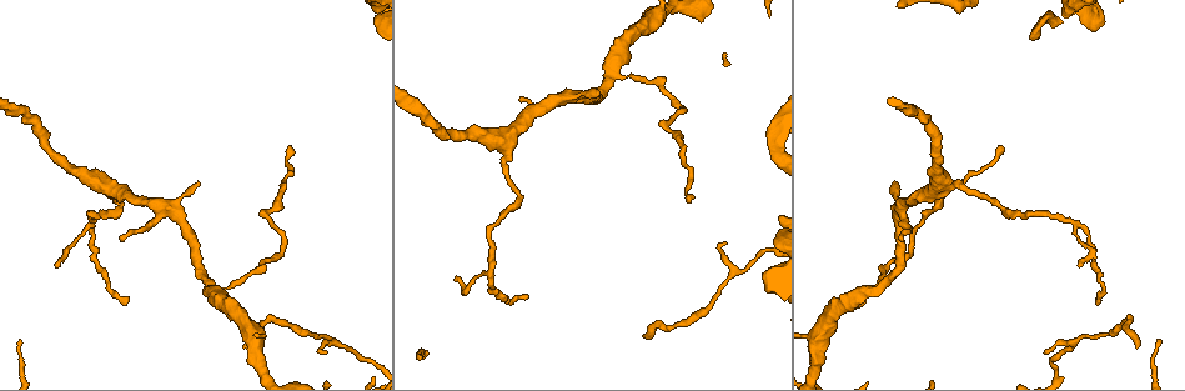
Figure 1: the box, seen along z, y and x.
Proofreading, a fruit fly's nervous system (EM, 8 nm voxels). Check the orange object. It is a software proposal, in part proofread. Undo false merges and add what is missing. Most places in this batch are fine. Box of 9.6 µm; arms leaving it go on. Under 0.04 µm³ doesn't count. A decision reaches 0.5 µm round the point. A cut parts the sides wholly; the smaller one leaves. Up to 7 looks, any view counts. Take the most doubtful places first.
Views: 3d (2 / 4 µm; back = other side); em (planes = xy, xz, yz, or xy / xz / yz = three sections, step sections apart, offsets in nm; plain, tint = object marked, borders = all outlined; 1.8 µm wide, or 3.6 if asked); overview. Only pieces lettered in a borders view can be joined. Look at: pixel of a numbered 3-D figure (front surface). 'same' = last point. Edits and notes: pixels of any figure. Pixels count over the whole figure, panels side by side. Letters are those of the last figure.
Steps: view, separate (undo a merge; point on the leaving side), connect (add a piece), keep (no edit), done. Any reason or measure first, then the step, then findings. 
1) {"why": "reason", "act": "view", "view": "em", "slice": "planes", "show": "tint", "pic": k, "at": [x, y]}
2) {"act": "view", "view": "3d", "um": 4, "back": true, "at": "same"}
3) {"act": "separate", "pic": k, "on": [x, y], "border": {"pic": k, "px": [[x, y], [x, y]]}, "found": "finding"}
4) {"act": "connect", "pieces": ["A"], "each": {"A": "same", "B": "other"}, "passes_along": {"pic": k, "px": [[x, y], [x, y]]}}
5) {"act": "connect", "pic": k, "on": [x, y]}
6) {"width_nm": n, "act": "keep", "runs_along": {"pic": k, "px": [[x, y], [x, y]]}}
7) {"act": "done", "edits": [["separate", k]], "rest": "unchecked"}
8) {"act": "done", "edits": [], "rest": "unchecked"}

{"act": "view", "view": "em", "slice": "planes", "show": "borders", "pic": 1, "at": [945, 187]}

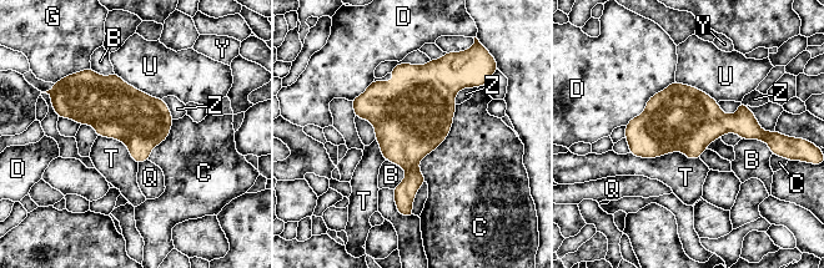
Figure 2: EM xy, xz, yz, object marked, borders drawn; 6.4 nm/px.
{"longest_contact_nm": ["C", 550], "act": "keep", "each": {"B": "other", "C": "other", "D": "other", "G": "other", "Q": "other", "T": "other", "U": "other", "Y": "other", "Z": "other"}, "found": "continuous, no second neuron"}

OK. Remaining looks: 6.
{"why": "thin end", "act": "view", "view": "3d", "um": 2, "pic": 1, "at": [288, 145]}

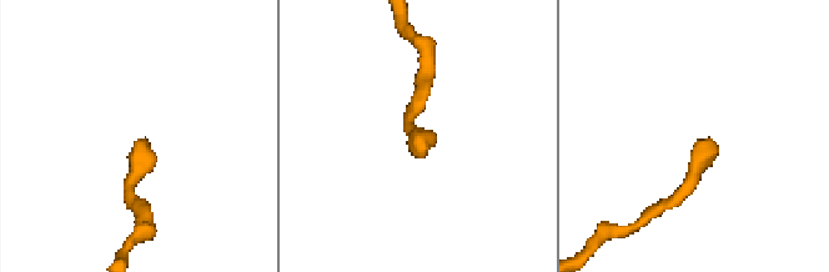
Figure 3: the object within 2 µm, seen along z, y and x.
{"act": "view", "view": "em", "slice": "yz", "step": 16, "show": "borders", "pic": 3, "at": [709, 136]}

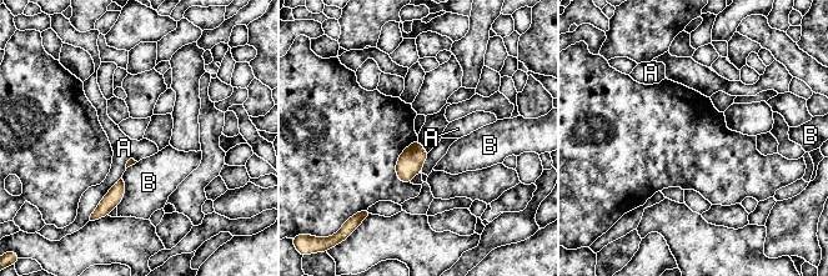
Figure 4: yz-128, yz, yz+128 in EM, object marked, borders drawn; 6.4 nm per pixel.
{"why": "another direction", "act": "view", "view": "em", "slice": "xy", "step": 16, "show": "borders", "at": "same"}

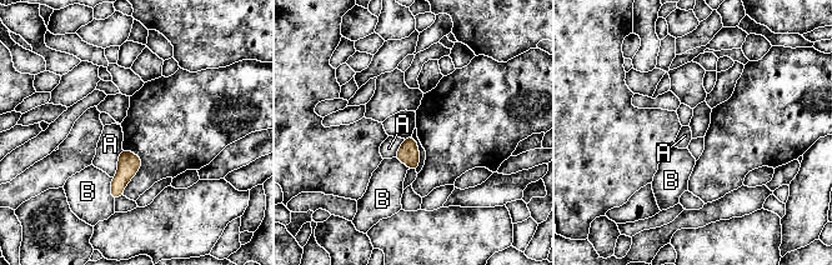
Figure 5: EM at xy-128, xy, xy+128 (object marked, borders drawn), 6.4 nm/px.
{"act": "keep", "each": {"A": "other", "B": "other"}, "border": {"pic": 5, "px": [[121, 148], [118, 170], [113, 178]]}, "found": "none of them fits"}

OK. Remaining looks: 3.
{"why": "thin end", "act": "view", "view": "em", "slice": "planes", "show": "plain", "pic": 1, "at": [126, 301]}

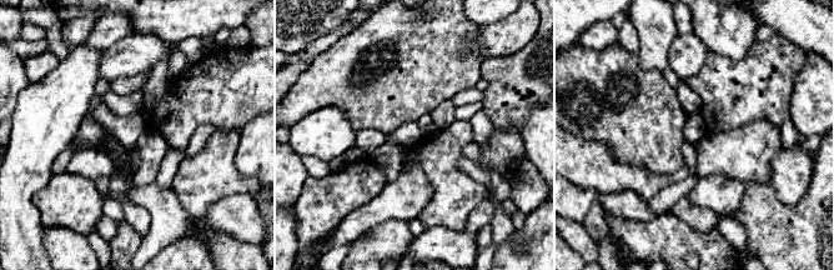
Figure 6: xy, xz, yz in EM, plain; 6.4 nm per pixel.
{"why": "what lies round it", "act": "view", "view": "em", "slice": "planes", "show": "borders", "at": "same"}

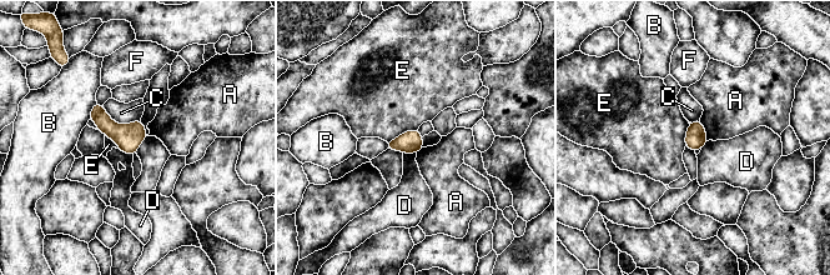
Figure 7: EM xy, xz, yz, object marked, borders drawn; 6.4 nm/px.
{"act": "keep", "each": {"A": "other", "B": "other", "C": "other", "D": "other", "E": "other", "F": "other"}, "border": {"pic": 7, "px": [[119, 148], [124, 153], [132, 155]]}, "found": "none of them fits"}

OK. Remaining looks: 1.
{"act": "done", "edits": [], "rest": "unchecked"}

